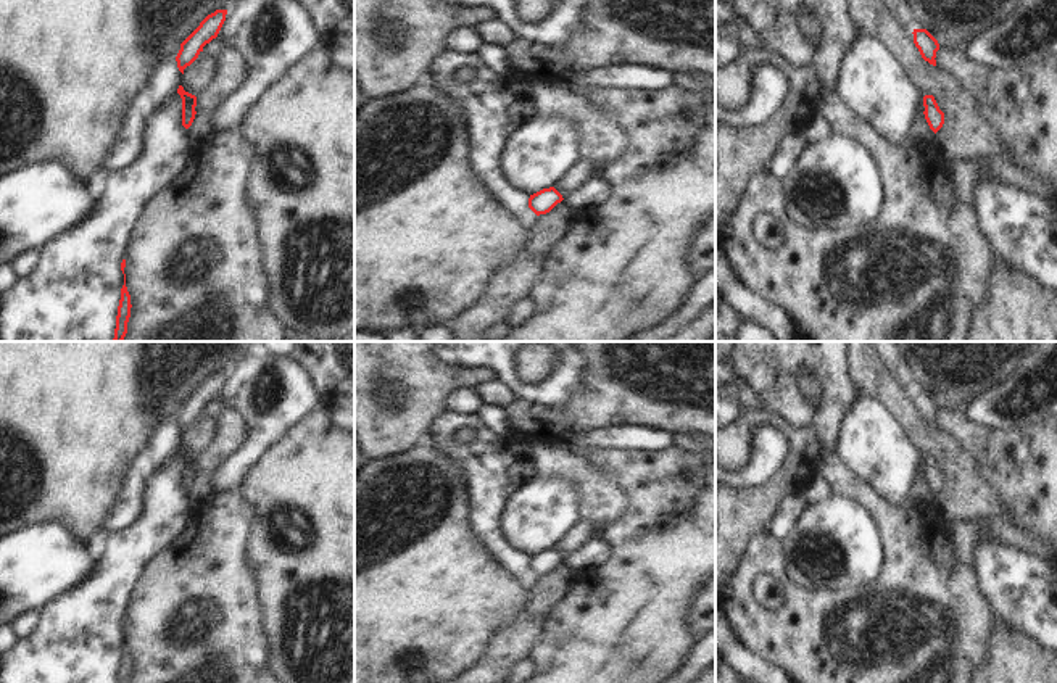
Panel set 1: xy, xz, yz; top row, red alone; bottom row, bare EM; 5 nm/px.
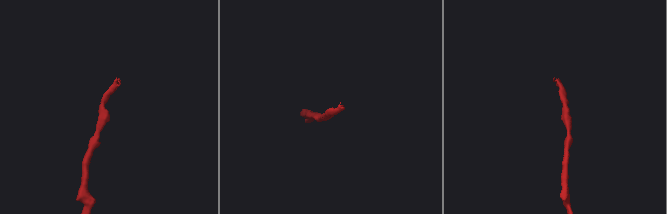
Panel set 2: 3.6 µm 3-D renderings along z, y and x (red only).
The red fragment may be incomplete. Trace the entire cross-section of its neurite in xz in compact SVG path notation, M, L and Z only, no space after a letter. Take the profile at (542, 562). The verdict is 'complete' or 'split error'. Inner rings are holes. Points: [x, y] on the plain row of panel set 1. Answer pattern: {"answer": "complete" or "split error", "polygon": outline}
{"answer": "complete", "polygon": "M549 548L530 556L528 569L540 577L549 573L562 561L562 556L554 548Z"}

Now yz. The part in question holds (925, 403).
{"answer": "complete", "polygon": "M914 390L914 404L922 419L936 427L936 412L939 411L938 401L926 390Z"}

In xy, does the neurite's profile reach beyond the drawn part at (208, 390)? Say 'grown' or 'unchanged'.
unchanged

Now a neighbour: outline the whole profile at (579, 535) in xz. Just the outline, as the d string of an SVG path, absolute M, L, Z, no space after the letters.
M587 524L574 525L554 546L554 549L566 559L569 554L583 548L590 540L599 536L599 533Z

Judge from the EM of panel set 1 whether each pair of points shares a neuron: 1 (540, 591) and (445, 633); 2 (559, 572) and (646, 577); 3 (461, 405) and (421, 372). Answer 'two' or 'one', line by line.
1: two
2: two
3: two

